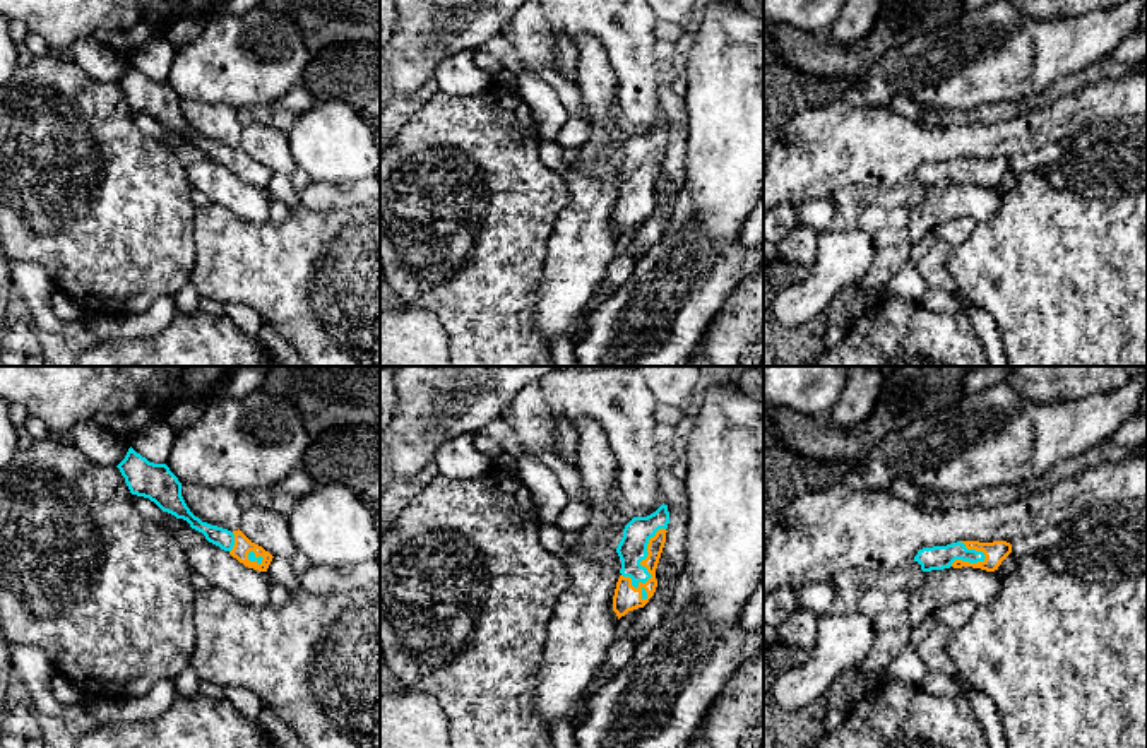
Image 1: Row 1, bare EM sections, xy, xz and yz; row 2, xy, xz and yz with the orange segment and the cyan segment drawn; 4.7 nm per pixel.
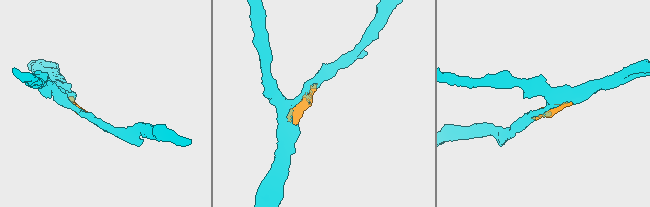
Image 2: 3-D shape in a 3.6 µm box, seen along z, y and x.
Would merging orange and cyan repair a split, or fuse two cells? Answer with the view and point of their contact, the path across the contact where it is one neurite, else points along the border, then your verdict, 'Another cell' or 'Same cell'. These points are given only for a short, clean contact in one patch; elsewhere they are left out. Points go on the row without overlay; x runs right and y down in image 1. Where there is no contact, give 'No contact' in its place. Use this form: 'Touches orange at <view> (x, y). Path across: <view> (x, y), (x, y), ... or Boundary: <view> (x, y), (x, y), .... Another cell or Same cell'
Touches orange at xz (641, 178). Same cell

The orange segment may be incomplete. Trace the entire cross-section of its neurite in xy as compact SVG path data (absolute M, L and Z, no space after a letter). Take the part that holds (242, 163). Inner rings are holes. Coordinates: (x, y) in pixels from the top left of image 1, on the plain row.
M130 63L116 84L125 94L132 111L149 115L163 128L187 137L190 144L202 149L209 159L228 168L245 183L267 188L274 173L262 163L252 159L240 145L231 149L195 134L181 113L181 99L166 80L149 79Z

